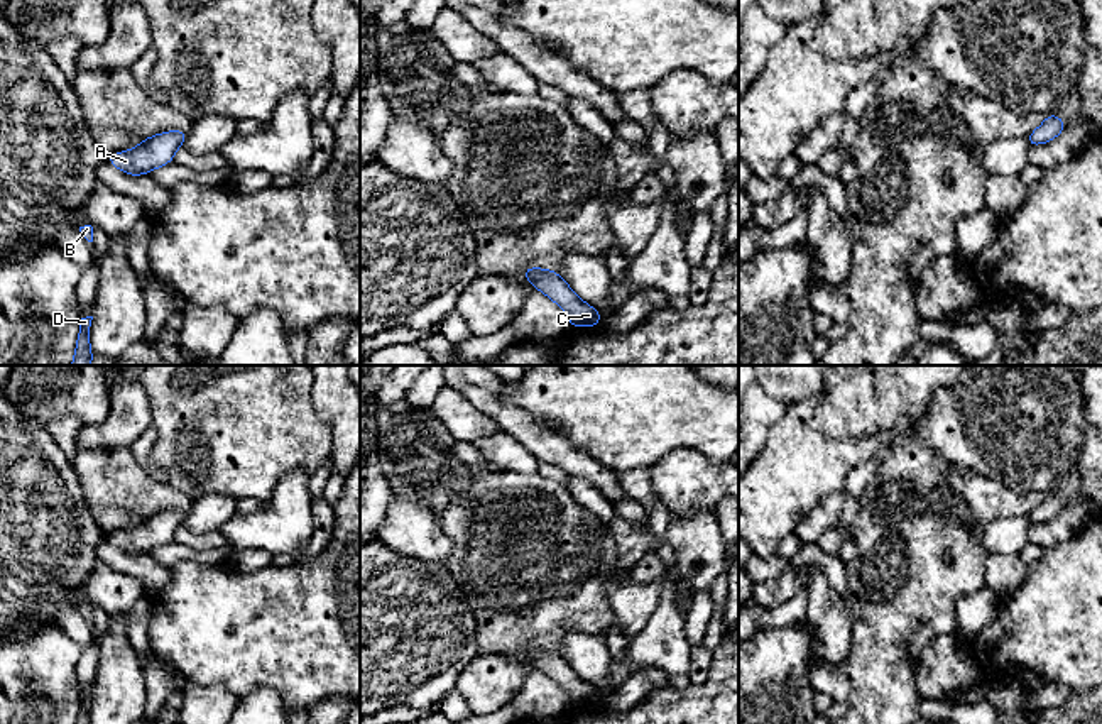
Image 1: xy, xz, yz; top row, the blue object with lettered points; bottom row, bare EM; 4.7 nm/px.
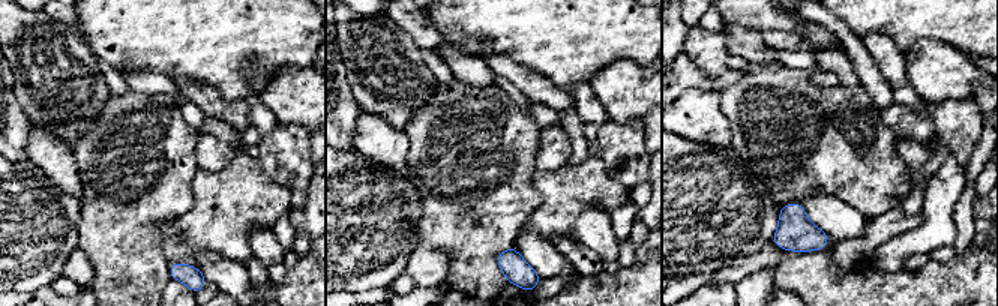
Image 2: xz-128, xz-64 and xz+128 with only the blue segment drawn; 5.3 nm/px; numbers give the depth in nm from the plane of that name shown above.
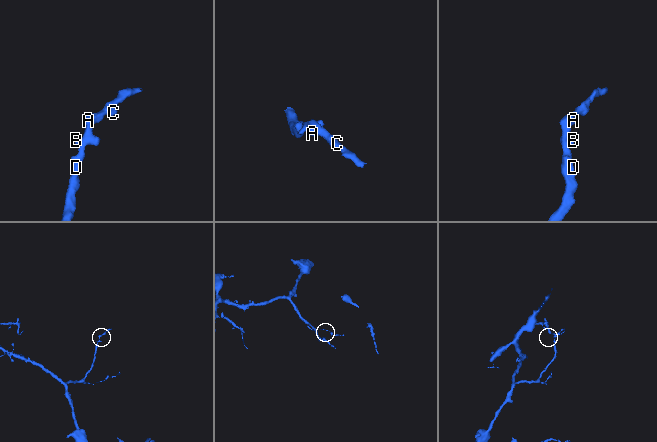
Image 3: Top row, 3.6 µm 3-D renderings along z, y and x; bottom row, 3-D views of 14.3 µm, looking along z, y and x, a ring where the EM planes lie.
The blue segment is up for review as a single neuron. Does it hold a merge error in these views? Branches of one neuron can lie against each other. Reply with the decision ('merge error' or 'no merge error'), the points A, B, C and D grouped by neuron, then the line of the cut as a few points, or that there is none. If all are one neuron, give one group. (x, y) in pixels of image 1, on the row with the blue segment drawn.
no merge error | A B C D | no cut

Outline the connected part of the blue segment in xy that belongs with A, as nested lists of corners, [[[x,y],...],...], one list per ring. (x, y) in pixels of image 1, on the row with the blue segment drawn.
[[[169,130],[145,137],[137,147],[112,154],[105,161],[130,176],[149,174],[174,161],[176,151],[184,144],[186,130]]]

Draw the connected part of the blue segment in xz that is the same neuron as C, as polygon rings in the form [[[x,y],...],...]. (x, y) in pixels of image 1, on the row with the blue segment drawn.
[[[526,267],[522,269],[522,276],[534,284],[536,291],[546,294],[568,315],[571,328],[602,323],[603,316],[578,298],[558,272],[551,269]]]

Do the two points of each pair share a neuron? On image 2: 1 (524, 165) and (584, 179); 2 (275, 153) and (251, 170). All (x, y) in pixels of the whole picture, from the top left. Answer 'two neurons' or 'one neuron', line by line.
1: two neurons
2: two neurons

